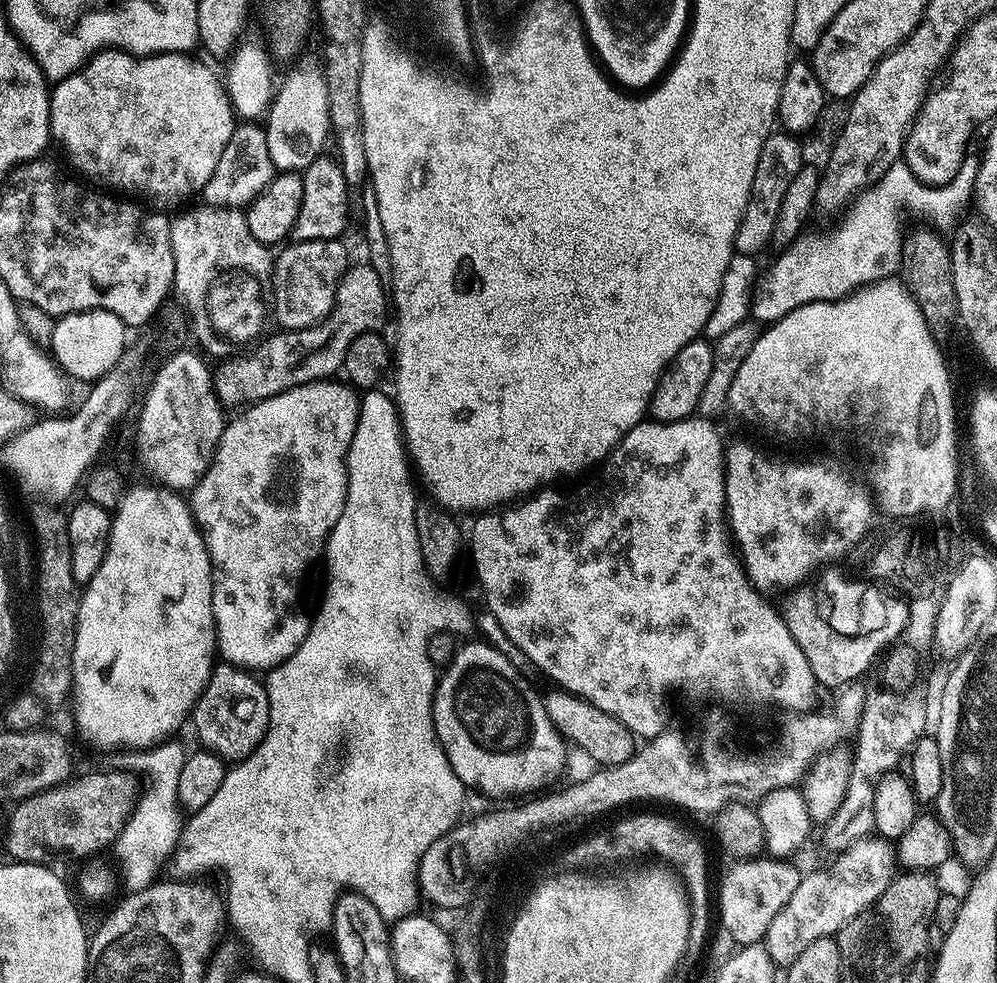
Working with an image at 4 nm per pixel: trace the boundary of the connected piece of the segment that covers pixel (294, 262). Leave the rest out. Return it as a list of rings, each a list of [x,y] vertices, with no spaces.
[[[302,240],[281,247],[279,252],[274,260],[270,297],[274,305],[274,320],[284,330],[317,324],[334,306],[336,287],[349,269],[342,240]]]

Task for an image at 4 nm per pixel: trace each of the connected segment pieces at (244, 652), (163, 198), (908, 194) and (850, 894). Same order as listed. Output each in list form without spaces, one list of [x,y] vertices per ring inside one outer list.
[[[329,378],[299,384],[282,394],[260,400],[257,404],[249,404],[239,414],[233,415],[236,417],[233,420],[231,417],[224,425],[224,433],[220,435],[220,441],[216,452],[212,455],[212,461],[208,464],[206,474],[202,474],[196,487],[191,489],[192,516],[206,542],[208,557],[212,559],[212,609],[216,623],[216,647],[219,655],[237,668],[245,670],[277,668],[283,660],[290,658],[290,654],[298,650],[298,646],[302,646],[302,638],[306,638],[308,633],[310,612],[304,609],[304,579],[319,560],[321,563],[326,552],[328,536],[334,530],[344,509],[348,489],[348,451],[360,417],[360,396],[357,389],[347,383],[335,384],[336,382],[335,379]]]
[[[105,50],[95,53],[92,59],[88,61],[84,67],[79,68],[74,74],[70,74],[64,80],[55,81],[54,87],[51,89],[49,98],[48,98],[48,109],[50,110],[50,136],[53,141],[60,140],[60,144],[62,147],[68,151],[68,156],[72,159],[72,164],[77,168],[80,172],[85,172],[86,175],[89,176],[92,180],[97,180],[100,184],[105,184],[105,189],[115,190],[117,193],[125,192],[125,197],[128,198],[139,198],[141,201],[149,200],[151,207],[156,210],[169,210],[168,208],[176,208],[179,209],[181,205],[180,203],[183,200],[188,200],[191,196],[199,197],[201,193],[203,193],[204,187],[206,186],[206,182],[210,182],[210,174],[214,174],[214,166],[218,166],[218,158],[222,158],[222,150],[226,150],[226,142],[230,142],[230,134],[234,134],[234,130],[236,129],[236,125],[238,123],[238,117],[233,109],[232,100],[228,96],[228,90],[223,79],[220,80],[215,76],[214,73],[211,72],[210,69],[207,68],[206,65],[203,64],[200,60],[195,60],[195,55],[192,54],[181,54],[178,52],[162,52],[159,54],[153,54],[151,56],[134,56],[128,52],[121,52],[117,50]]]
[[[965,156],[962,166],[958,166],[958,174],[954,174],[949,184],[935,186],[923,184],[903,159],[894,161],[876,184],[865,188],[847,205],[845,216],[829,232],[805,231],[777,255],[780,257],[765,272],[763,269],[757,275],[756,285],[752,288],[751,319],[775,322],[798,306],[816,300],[843,300],[866,284],[895,277],[902,268],[906,241],[905,234],[900,233],[896,212],[909,212],[941,233],[950,231],[960,211],[970,204],[970,189],[976,183],[978,167],[974,156]]]
[[[883,838],[855,840],[833,860],[836,861],[821,872],[801,875],[798,890],[790,894],[790,902],[774,914],[774,922],[770,922],[762,943],[775,965],[790,965],[810,942],[839,934],[857,914],[869,911],[875,905],[898,872],[897,849]]]

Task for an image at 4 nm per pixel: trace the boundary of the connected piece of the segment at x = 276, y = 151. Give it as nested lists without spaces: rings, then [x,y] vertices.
[[[319,67],[312,68],[309,72],[296,72],[288,77],[280,86],[275,89],[272,102],[268,106],[266,119],[262,127],[266,134],[266,146],[270,149],[273,169],[281,172],[303,173],[305,168],[310,166],[325,151],[324,143],[329,143],[331,116],[330,106],[327,102],[327,88],[324,81],[324,73]]]

